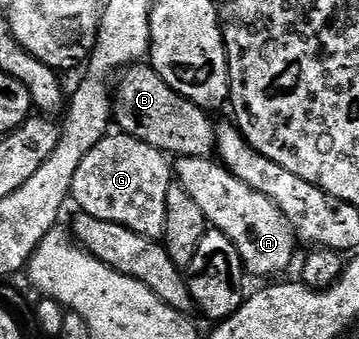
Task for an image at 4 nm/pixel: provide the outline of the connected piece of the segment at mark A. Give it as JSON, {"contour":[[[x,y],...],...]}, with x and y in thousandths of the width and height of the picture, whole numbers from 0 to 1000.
{"contour":[[[577,457],[501,460],[487,481],[487,528],[510,546],[510,558],[521,558],[521,572],[543,590],[554,617],[565,617],[574,661],[616,678],[652,714],[696,814],[772,811],[813,782],[833,708],[816,667],[755,581],[733,581],[733,569],[699,558],[699,546],[641,510],[624,481]]]}

